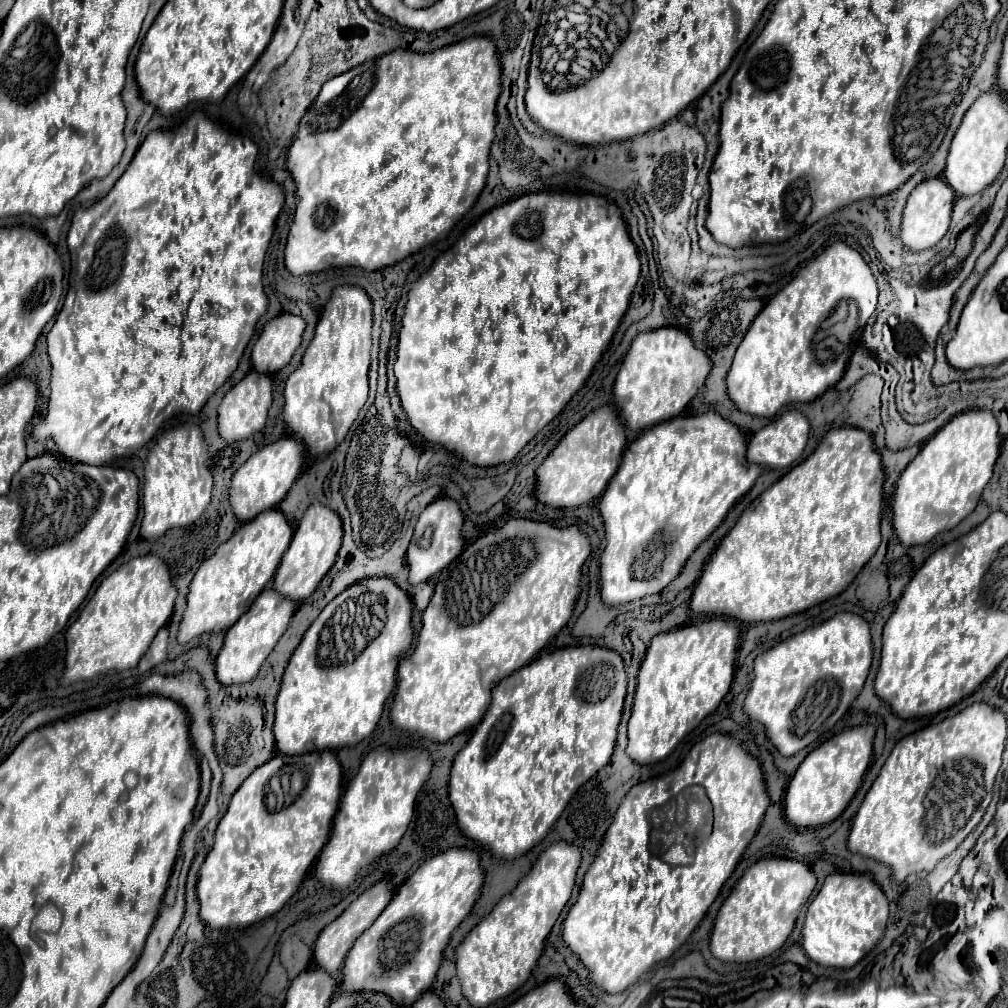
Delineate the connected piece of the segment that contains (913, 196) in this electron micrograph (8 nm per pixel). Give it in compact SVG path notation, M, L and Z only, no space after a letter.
M931 178L929 182L921 182L921 186L917 186L907 198L901 218L901 242L915 252L933 248L949 228L953 202L955 202L955 192L941 178Z

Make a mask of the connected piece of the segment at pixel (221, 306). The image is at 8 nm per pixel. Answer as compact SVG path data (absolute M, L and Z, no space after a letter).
M195 114L195 118L191 116L185 124L181 124L179 128L171 130L171 132L165 132L165 130L153 130L147 134L147 138L143 140L143 144L139 146L133 162L127 166L125 174L117 180L117 184L109 190L109 194L105 198L101 198L97 204L93 204L91 208L87 210L79 210L75 216L73 216L73 222L71 222L71 228L69 228L69 234L67 234L67 246L69 246L69 252L71 252L71 276L69 276L69 290L67 290L67 296L65 296L65 302L63 302L63 308L61 312L57 314L57 320L53 324L53 328L49 330L47 334L47 346L49 346L49 360L51 360L51 396L49 396L49 402L47 402L47 416L41 424L33 426L31 434L35 440L51 440L55 442L57 450L65 456L65 458L71 458L75 462L81 462L81 464L91 464L91 466L101 466L105 464L107 460L113 460L117 456L123 456L123 454L133 454L137 452L141 446L145 446L153 436L155 432L159 430L159 426L175 416L175 414L197 414L203 404L209 400L211 394L215 394L215 390L235 372L237 368L237 362L245 350L245 346L249 344L251 336L253 336L253 330L255 330L255 324L257 320L265 314L267 310L267 296L263 292L263 284L261 284L261 276L263 276L263 258L265 258L265 252L267 252L267 246L269 246L269 240L273 236L273 226L275 226L275 220L277 220L277 214L283 206L283 190L271 182L271 180L265 180L261 178L253 164L255 164L255 156L257 156L257 148L253 146L253 142L249 140L243 140L239 136L235 136L233 132L229 130L223 130L221 126L217 126L215 122L211 122L205 114Z

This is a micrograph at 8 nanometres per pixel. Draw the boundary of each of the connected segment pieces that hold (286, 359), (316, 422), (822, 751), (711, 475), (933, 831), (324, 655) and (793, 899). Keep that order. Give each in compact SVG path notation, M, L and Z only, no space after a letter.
M279 314L269 320L253 346L251 362L261 374L275 374L291 362L293 352L301 344L305 320L295 314Z
M339 286L319 318L301 366L287 378L283 392L283 420L295 438L305 444L311 458L333 452L345 440L353 420L367 402L369 352L371 298L359 286Z
M871 726L849 728L829 738L805 756L793 774L785 794L785 816L791 824L801 828L817 828L833 822L847 808L869 766L873 752L873 734L875 730Z
M707 412L661 422L625 450L619 470L609 480L605 494L599 500L607 538L607 546L599 558L599 576L601 598L607 606L619 606L647 594L657 594L679 576L693 550L723 522L729 508L749 492L763 472L761 466L749 466L745 462L745 446L747 440L735 424L717 412Z
M985 702L901 738L855 814L849 850L893 868L897 882L915 872L931 872L981 822L1001 768L1005 738L1005 714Z
M385 576L369 578L341 592L309 626L283 672L275 702L273 726L277 750L283 754L337 750L341 746L355 746L367 738L375 730L383 712L383 704L395 688L397 666L403 654L409 650L411 640L411 600L393 580Z
M763 858L755 862L717 912L711 932L713 956L723 962L753 962L779 950L815 884L815 874L803 862L789 858Z

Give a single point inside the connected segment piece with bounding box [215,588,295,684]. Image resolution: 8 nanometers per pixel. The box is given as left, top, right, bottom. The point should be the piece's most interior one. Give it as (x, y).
(248, 642)

